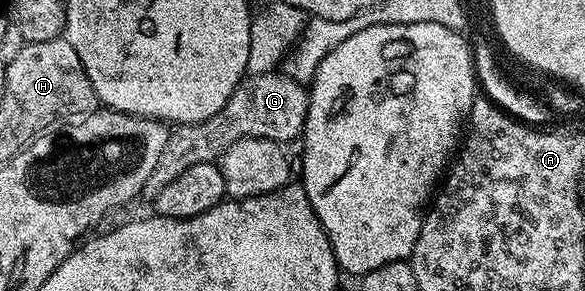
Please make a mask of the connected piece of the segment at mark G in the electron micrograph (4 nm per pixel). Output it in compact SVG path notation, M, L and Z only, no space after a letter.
M285 73L252 75L243 79L220 113L202 123L179 126L171 134L168 145L164 145L164 153L160 153L160 161L156 161L156 169L152 169L144 185L142 195L153 201L156 193L160 193L168 181L176 181L184 169L221 160L226 148L241 139L272 139L283 145L289 144L289 139L297 140L302 133L310 100L307 88L298 83L301 82L297 78Z

